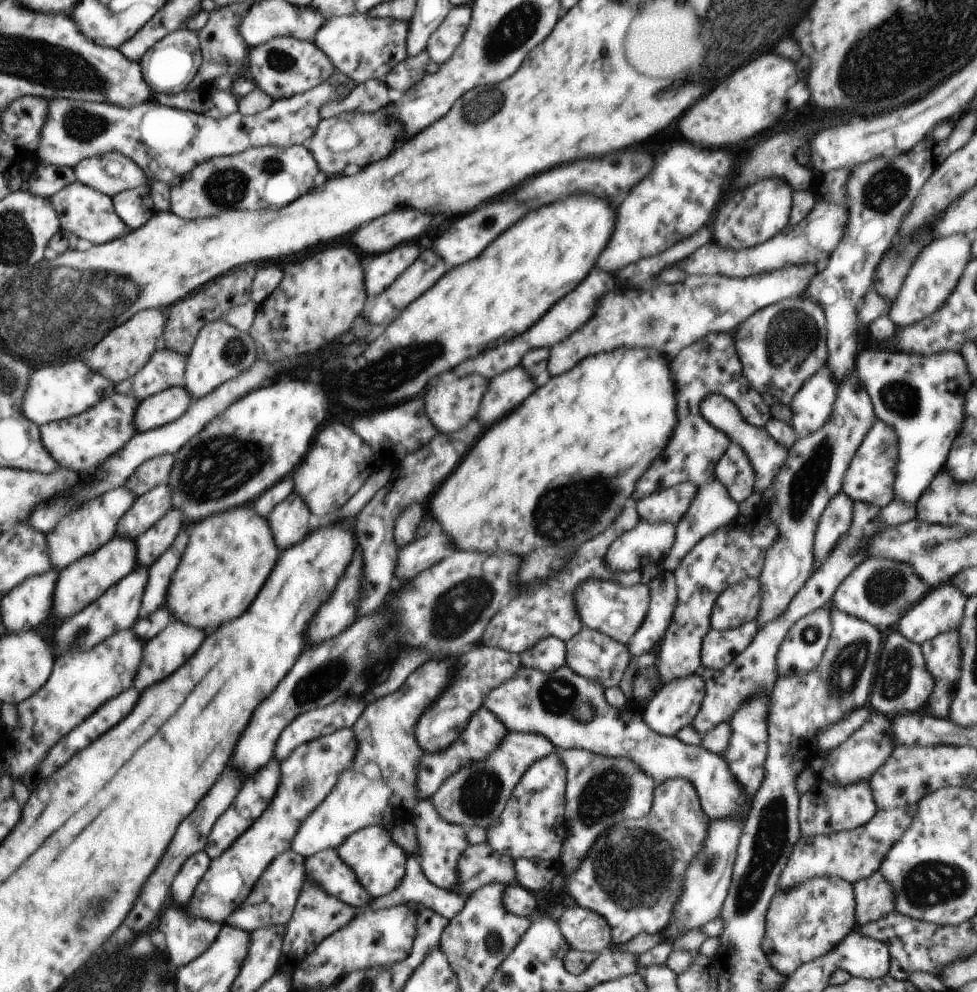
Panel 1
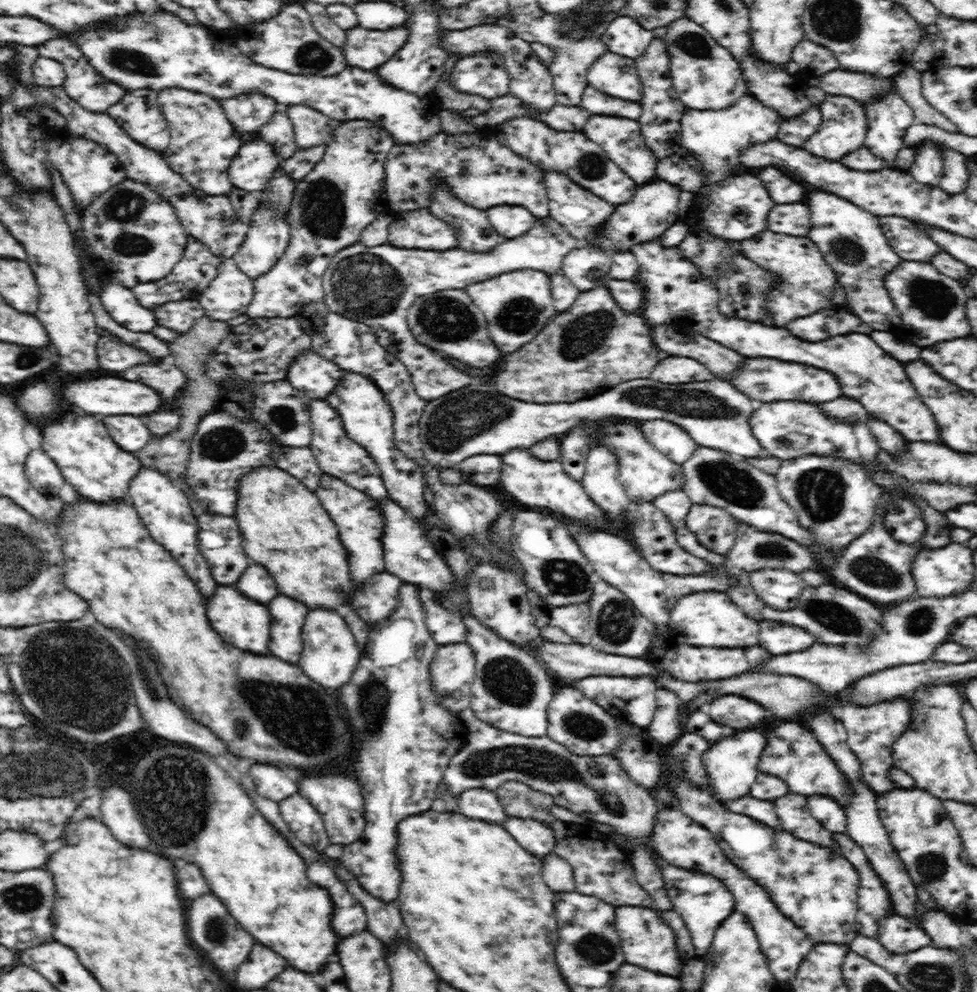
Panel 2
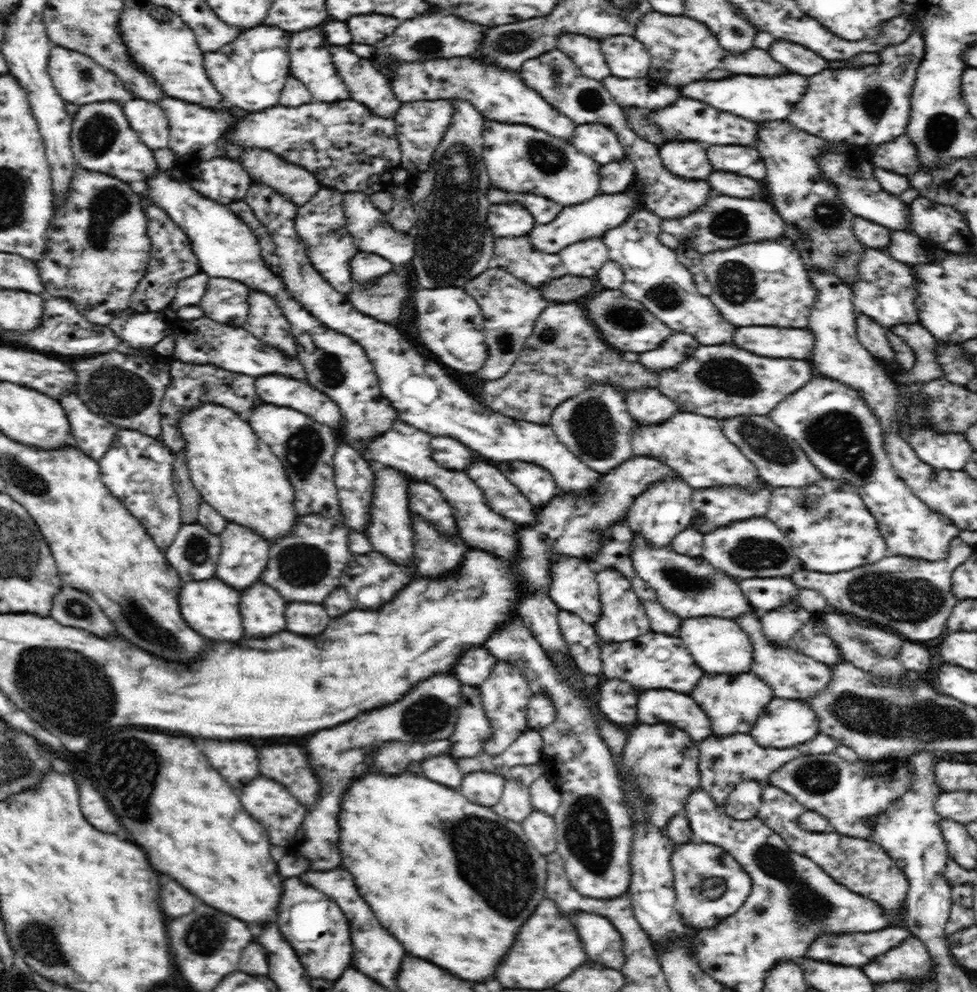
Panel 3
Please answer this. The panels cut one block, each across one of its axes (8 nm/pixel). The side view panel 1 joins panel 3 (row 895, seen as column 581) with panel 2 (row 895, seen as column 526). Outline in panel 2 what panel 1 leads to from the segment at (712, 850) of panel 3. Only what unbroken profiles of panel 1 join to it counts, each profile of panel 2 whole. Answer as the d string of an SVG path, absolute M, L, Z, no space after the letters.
M659 855L656 856L656 863L662 871L664 886L667 895L672 901L673 910L682 917L689 930L692 944L695 946L696 954L706 954L714 938L716 928L720 922L729 918L735 912L735 900L728 887L711 874L696 873L671 865Z

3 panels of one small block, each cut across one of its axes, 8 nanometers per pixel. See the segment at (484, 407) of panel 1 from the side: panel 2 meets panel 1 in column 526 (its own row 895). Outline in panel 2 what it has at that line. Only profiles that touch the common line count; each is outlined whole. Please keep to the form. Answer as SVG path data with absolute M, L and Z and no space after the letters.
M403 582L400 585L396 608L389 617L372 625L365 651L359 656L351 679L336 690L351 728L362 734L362 738L357 740L366 742L358 746L358 756L354 764L354 774L364 796L364 834L358 842L343 845L340 862L358 878L358 882L368 894L384 902L392 902L398 898L400 870L396 854L392 850L396 850L398 843L399 822L410 814L420 814L433 808L434 802L437 801L438 784L443 782L448 763L463 747L468 736L460 718L443 708L437 693L432 691L429 666L439 644L432 638L426 626L419 589L412 583Z

